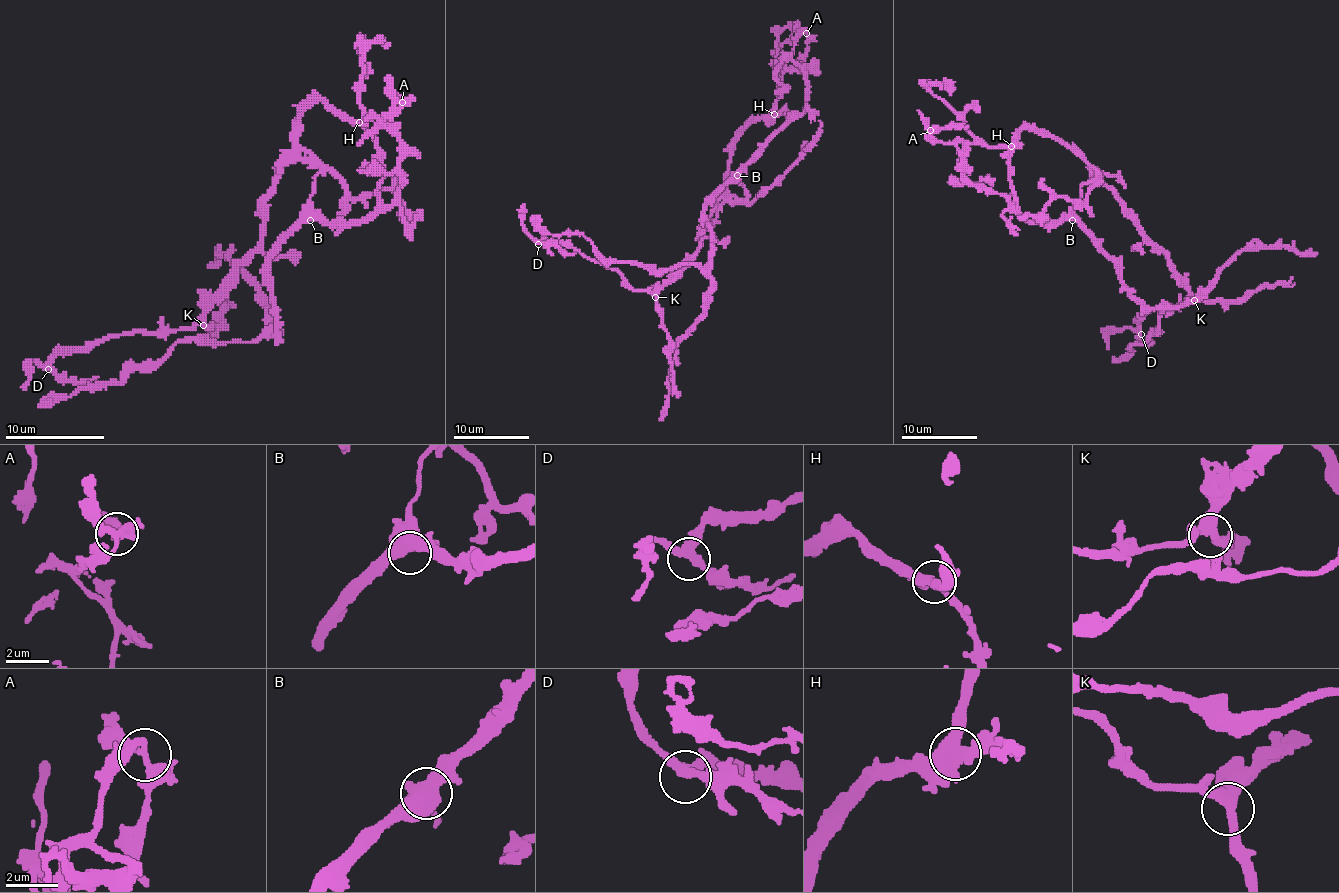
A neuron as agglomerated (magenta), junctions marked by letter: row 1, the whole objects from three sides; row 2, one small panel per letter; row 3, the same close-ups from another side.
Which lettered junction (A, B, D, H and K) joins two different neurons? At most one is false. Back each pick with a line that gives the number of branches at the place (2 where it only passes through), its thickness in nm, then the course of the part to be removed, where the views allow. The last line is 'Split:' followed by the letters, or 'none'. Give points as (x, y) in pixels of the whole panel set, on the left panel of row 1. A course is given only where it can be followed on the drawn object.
H: Branches: 3. Thickness 440 nm. Course of the part to remove: (360, 123), (377, 207), (305, 220), (275, 250), (275, 332), (178, 342), (41, 404)
Split: H

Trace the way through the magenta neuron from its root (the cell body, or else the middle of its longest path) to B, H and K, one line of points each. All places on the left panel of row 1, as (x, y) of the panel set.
B: (322, 168), (315, 178), (315, 192), (307, 202), (310, 220)
H: (322, 168), (298, 145), (300, 113), (307, 105), (325, 100), (335, 110), (360, 123)
K: (322, 168), (293, 158), (283, 163), (265, 202), (265, 235), (235, 267), (233, 282), (203, 325)

